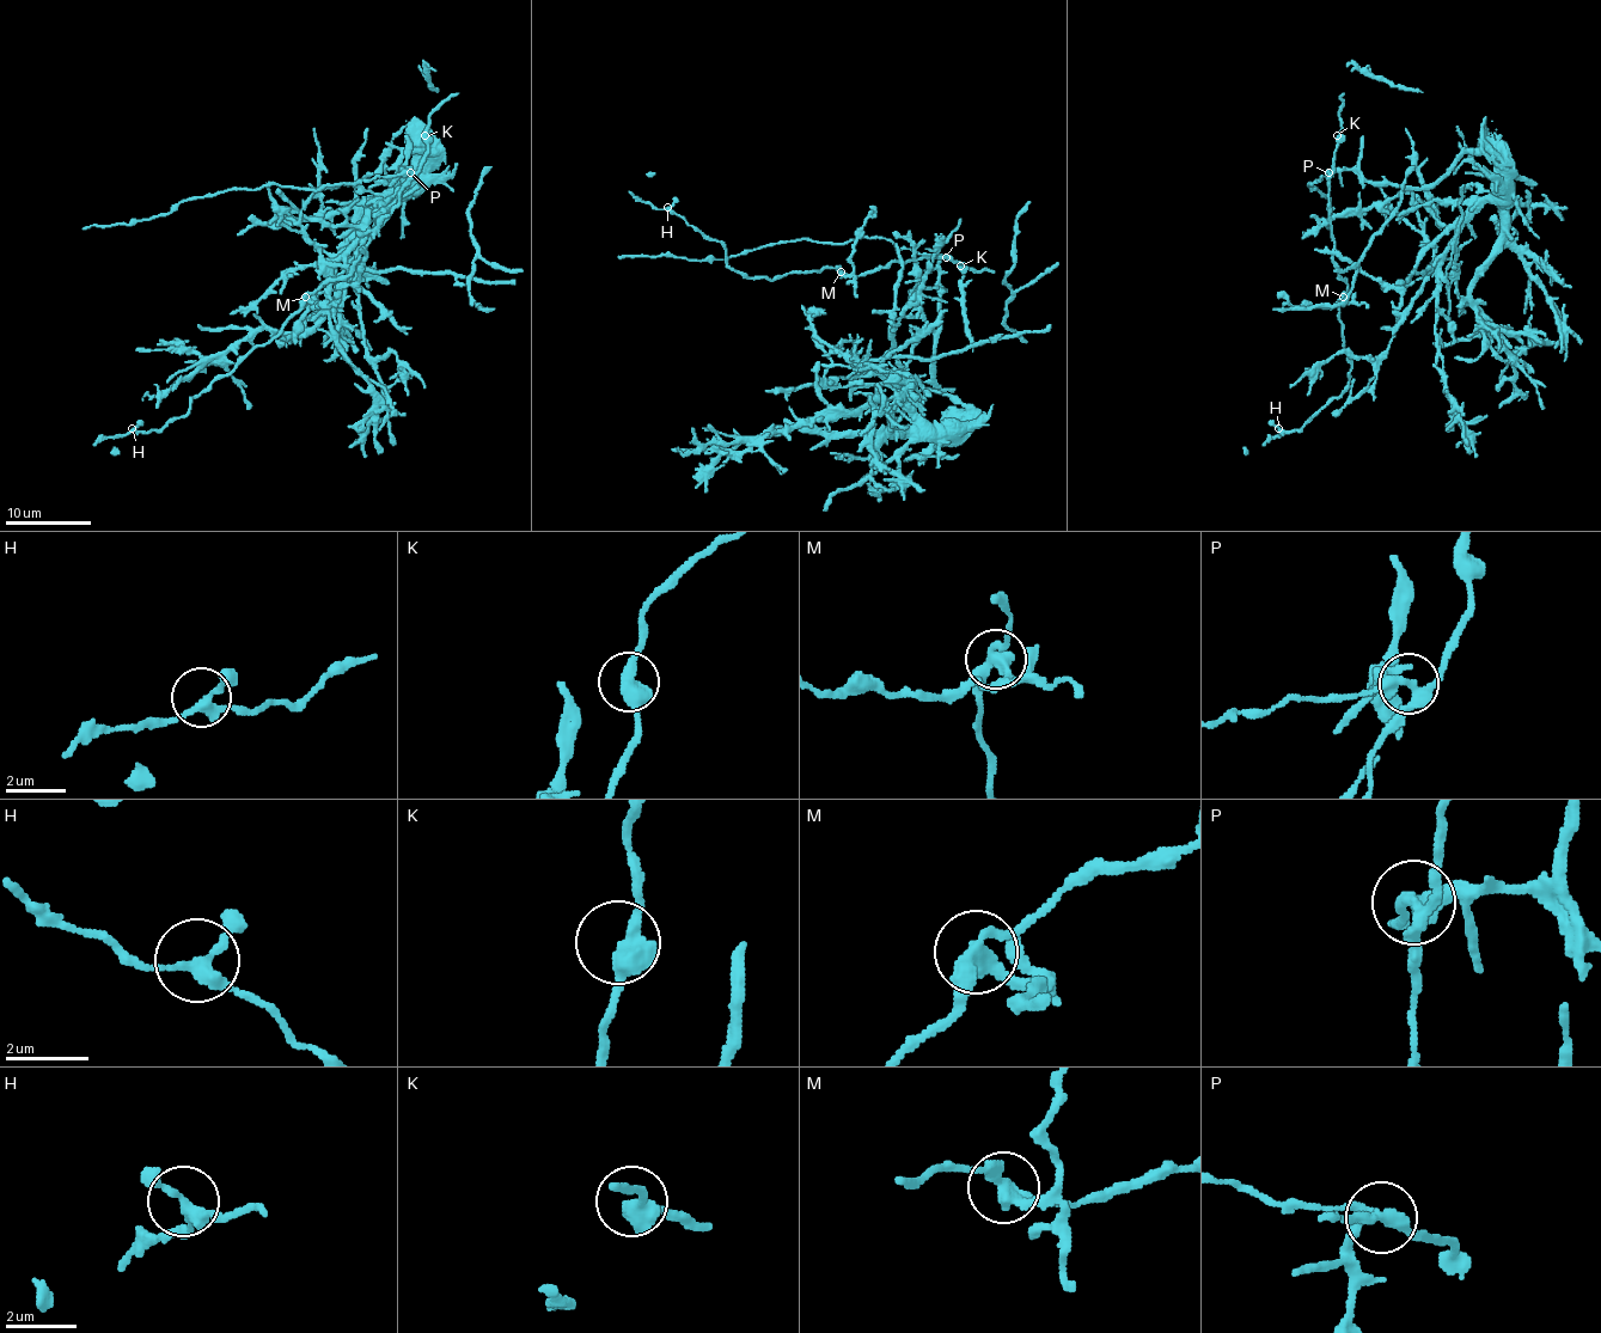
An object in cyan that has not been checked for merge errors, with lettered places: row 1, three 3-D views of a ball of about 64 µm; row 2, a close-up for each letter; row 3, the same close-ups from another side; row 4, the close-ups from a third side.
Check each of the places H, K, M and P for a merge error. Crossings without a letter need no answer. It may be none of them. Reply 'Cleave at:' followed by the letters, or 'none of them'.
Cleave at: M, P

